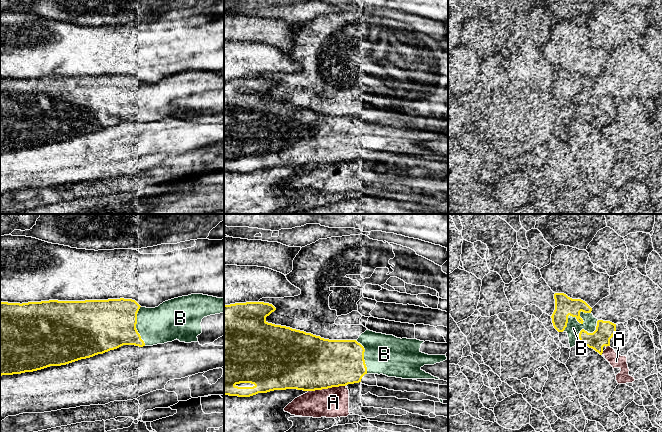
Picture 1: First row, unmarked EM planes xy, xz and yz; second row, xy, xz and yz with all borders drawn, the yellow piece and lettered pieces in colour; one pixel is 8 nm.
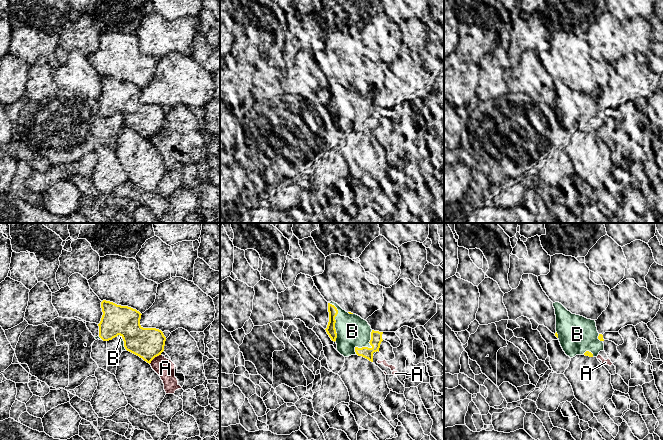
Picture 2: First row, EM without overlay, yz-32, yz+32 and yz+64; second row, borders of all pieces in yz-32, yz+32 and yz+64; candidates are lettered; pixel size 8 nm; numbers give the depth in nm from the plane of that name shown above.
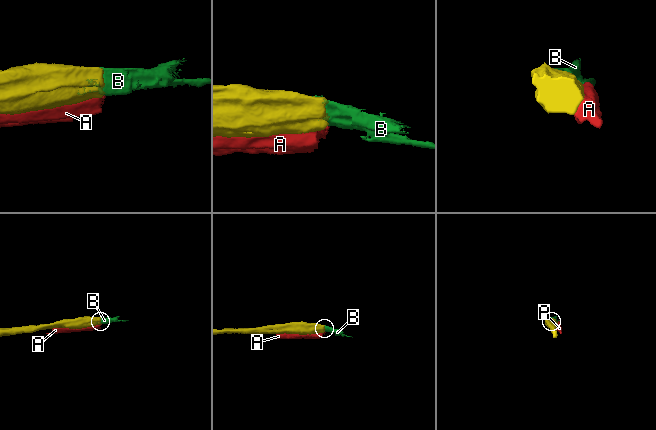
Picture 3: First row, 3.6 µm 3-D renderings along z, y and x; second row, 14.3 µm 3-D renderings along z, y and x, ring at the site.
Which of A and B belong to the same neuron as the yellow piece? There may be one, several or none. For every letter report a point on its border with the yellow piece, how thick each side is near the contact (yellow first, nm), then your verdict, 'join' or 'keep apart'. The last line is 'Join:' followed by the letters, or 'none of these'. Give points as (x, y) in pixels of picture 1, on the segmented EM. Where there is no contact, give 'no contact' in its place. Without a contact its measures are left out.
A: meets yellow in xz at (326, 388); 440 nm thick on the yellow side, 240 nm on the other; keep apart
B: meets yellow in yz at (578, 321); 160 nm thick on the yellow side, 120 nm on the other; join
Join: B

